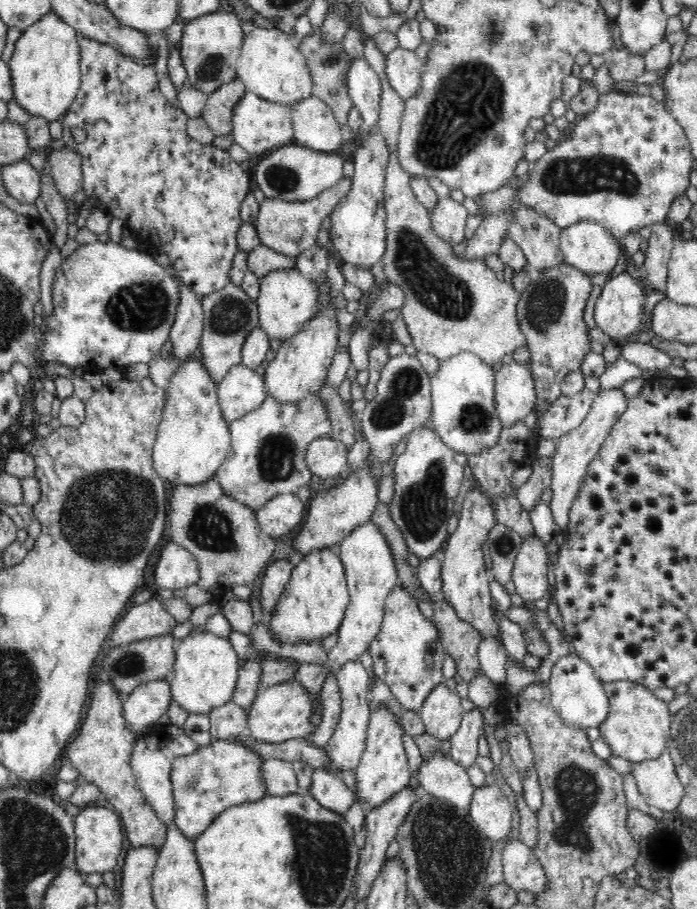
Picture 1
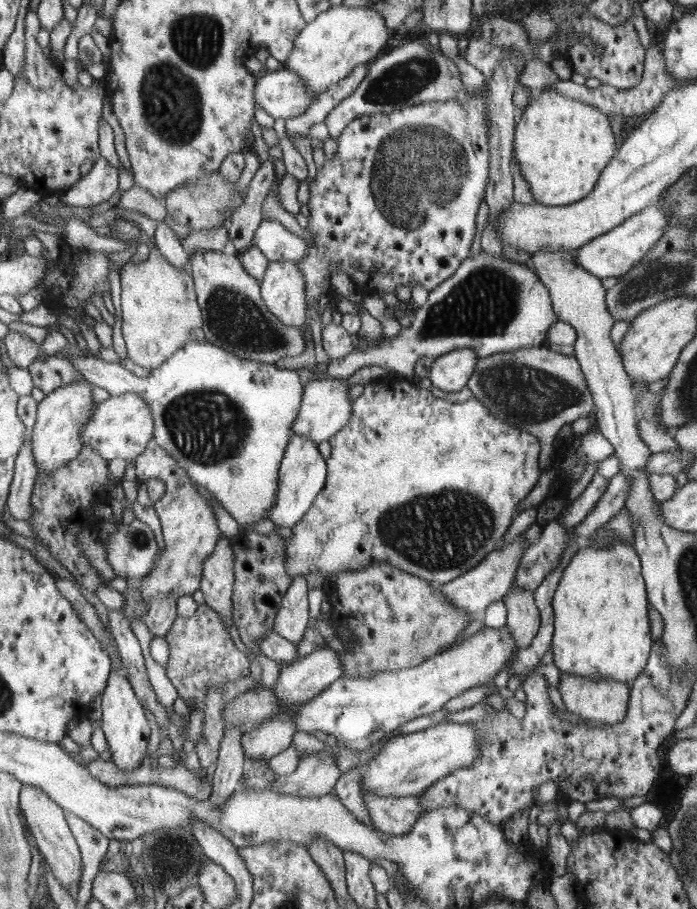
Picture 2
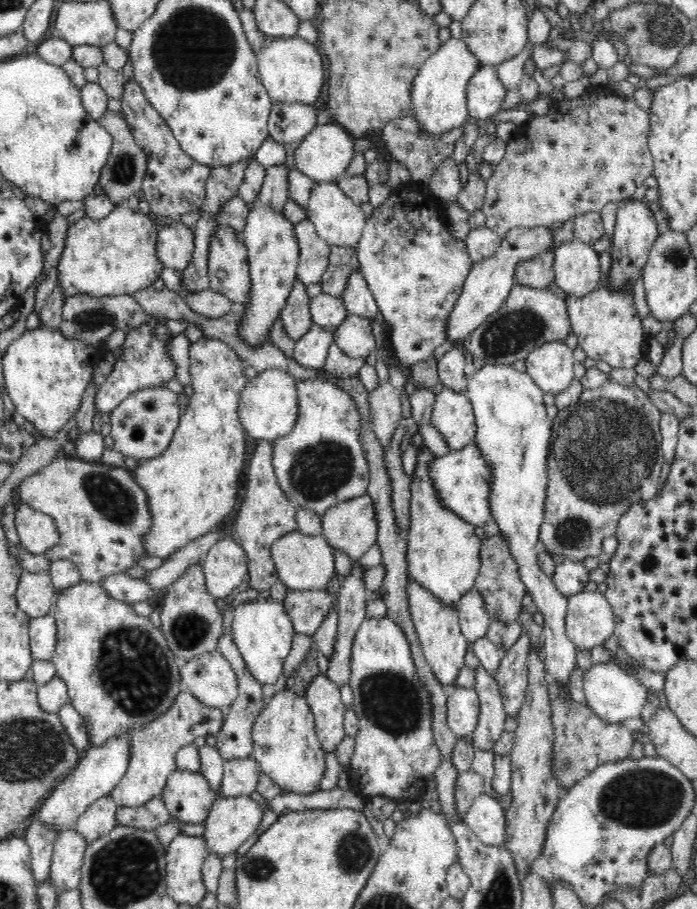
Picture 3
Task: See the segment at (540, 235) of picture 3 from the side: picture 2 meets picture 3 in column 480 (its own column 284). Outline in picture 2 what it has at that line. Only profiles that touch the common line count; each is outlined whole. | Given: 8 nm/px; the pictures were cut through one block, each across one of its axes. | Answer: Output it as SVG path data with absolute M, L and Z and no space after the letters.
M296 261L272 262L260 282L261 298L282 326L301 329L308 321L306 282Z

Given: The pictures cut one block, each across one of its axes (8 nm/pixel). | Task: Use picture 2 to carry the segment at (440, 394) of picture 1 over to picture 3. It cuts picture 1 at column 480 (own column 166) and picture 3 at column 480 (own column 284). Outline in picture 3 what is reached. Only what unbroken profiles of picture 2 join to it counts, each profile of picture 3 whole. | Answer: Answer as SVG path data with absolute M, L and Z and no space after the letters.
M481 364L476 373L468 377L466 396L470 400L475 415L475 448L482 460L487 462L489 477L487 478L487 506L492 508L492 516L498 522L500 530L510 538L511 560L514 560L515 570L519 580L526 585L526 592L542 616L544 616L544 643L541 654L545 670L549 678L568 684L574 666L576 666L577 646L568 638L565 629L567 612L567 597L557 589L553 581L548 579L538 568L537 555L540 552L539 530L544 520L545 497L548 484L546 462L551 454L550 438L552 436L553 421L548 418L542 389L534 384L531 376L526 372L516 370L513 365Z

